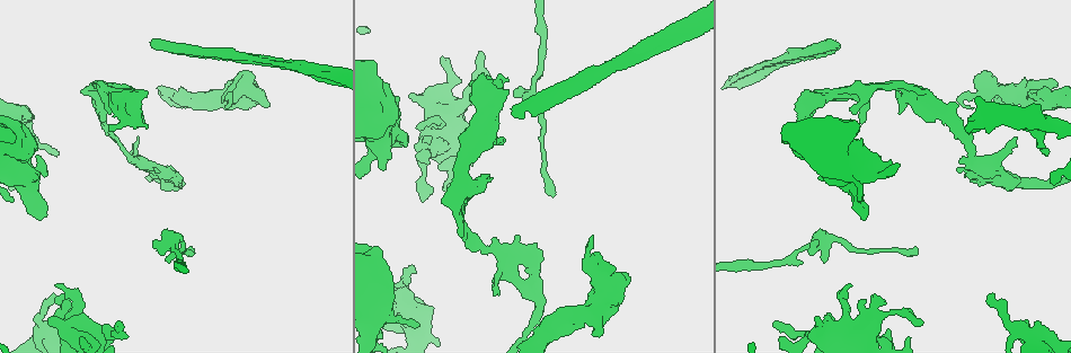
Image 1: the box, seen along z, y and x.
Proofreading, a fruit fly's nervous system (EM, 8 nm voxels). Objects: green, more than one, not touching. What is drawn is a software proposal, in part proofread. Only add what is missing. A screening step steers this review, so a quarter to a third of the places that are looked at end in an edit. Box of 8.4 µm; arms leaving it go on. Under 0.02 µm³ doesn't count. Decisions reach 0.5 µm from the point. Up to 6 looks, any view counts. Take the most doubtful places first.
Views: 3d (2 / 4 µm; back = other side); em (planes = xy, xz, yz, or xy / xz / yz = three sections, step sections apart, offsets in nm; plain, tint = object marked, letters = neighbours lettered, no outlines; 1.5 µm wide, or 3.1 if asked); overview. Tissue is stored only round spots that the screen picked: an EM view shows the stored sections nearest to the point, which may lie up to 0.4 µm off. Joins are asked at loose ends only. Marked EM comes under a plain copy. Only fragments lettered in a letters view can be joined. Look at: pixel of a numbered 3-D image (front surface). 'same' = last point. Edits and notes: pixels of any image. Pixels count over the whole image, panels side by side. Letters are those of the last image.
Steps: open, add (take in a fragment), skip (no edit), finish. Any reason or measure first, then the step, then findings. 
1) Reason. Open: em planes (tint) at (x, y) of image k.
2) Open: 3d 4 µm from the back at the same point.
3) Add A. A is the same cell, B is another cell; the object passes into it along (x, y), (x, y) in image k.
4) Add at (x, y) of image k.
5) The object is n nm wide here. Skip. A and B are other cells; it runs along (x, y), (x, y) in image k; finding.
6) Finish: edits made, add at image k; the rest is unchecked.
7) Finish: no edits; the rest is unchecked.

End of a long branch. Open: 3d 4 µm from the back at (833, 42) of image 1.

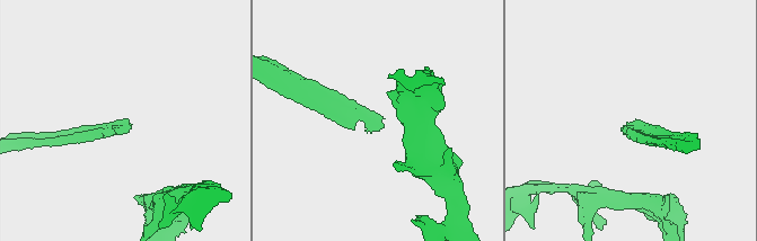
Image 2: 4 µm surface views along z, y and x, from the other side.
Open: em xy step 8 (letters) at (130, 127) of image 2.

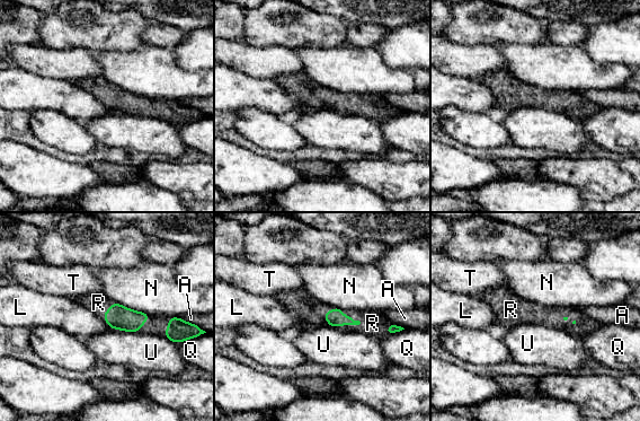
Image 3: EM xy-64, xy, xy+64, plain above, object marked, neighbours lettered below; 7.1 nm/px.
Add R. R is the same cell, A, L, N, Q, T and U are other cells; it goes on there.

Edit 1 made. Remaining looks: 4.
Open: 3d 2 µm at (412, 271) of image 1.

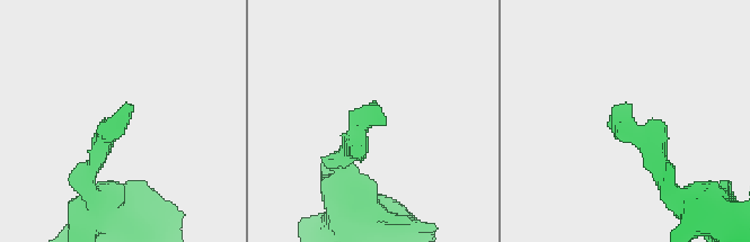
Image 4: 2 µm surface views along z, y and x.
Open: em planes (tint) at (382, 124) of image 4.

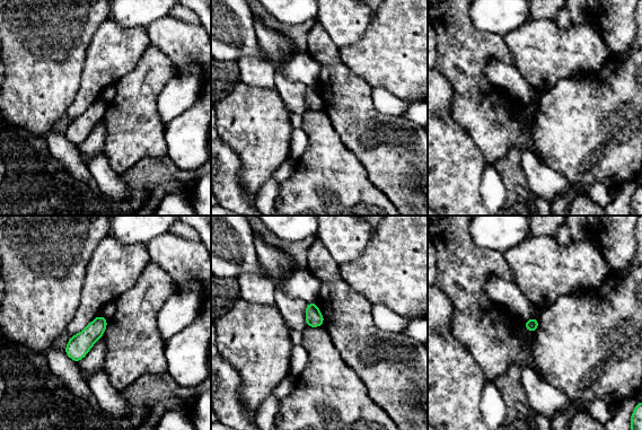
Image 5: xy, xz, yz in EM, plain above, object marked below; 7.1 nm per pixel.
Open: em planes (letters) at the same point.

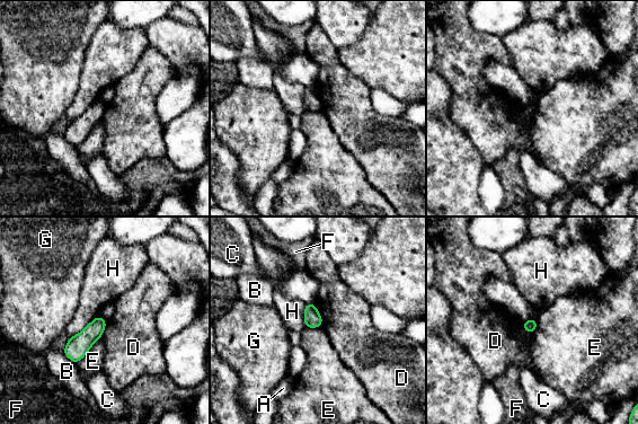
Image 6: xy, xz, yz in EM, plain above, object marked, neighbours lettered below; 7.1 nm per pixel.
The longest contact is with H, 280 nm. Skip. A, B, C, D, E, F, G and H are other cells; no lettered fragment goes on from it.

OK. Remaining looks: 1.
Branch stops here. Open: em planes (letters) at (515, 284) of image 1.

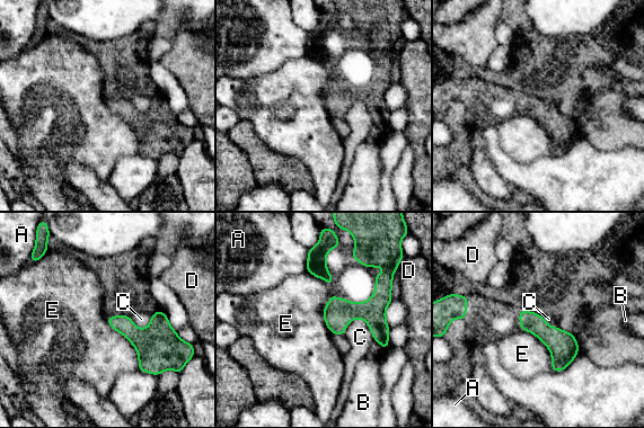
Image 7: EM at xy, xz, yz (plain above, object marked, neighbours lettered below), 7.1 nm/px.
The object is 130 nm wide here. Skip. A, B, C, D and E are other cells; a border runs along (105, 317), (134, 347), (139, 369) in image 7; none of them fits.

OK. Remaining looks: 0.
Finish: edits made, add at image 3; the rest is unchecked.

